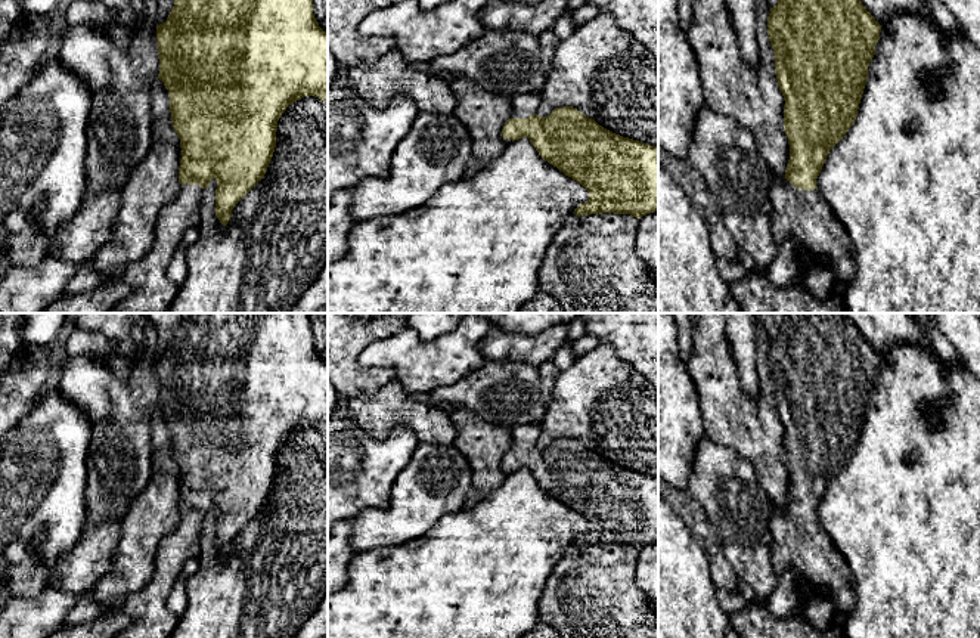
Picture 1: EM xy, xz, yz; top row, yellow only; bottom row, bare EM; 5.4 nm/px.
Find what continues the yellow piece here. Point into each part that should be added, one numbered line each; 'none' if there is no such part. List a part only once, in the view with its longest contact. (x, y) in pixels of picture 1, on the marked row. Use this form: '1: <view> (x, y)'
1: yz (803, 214)

